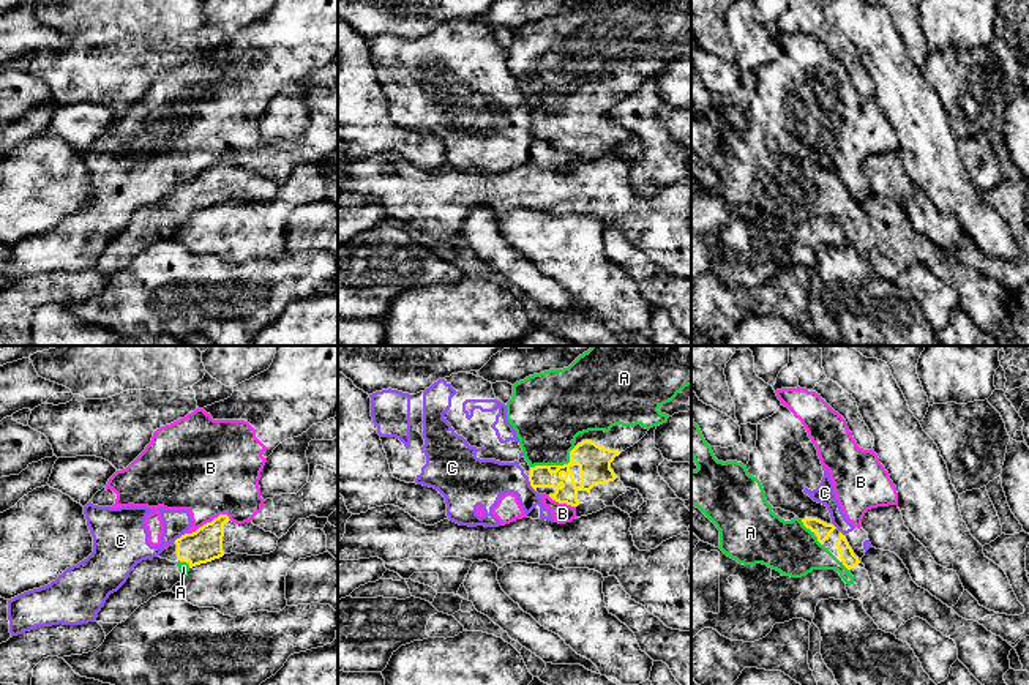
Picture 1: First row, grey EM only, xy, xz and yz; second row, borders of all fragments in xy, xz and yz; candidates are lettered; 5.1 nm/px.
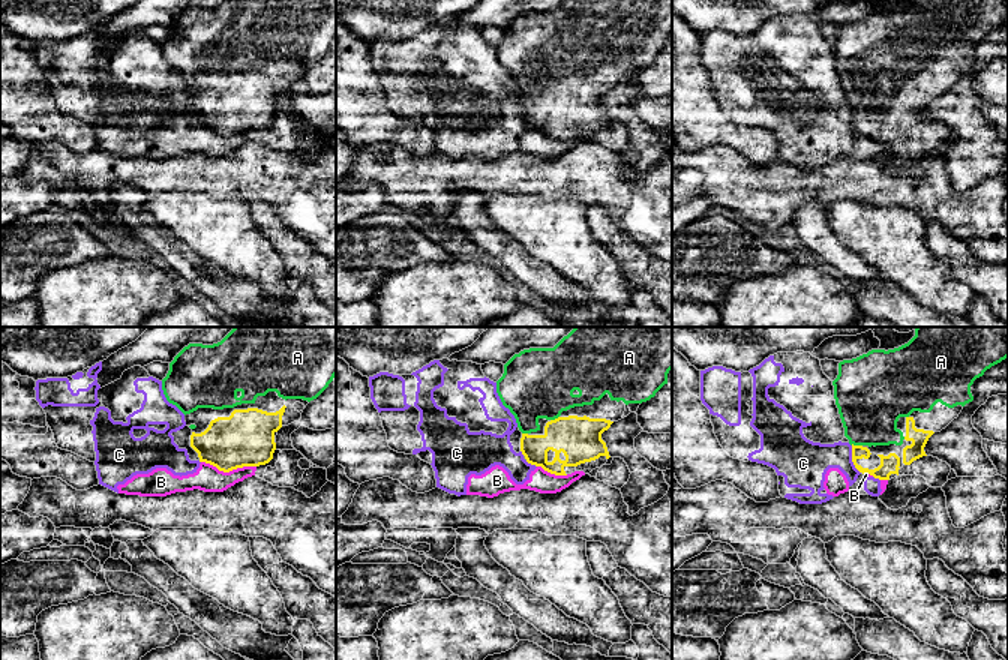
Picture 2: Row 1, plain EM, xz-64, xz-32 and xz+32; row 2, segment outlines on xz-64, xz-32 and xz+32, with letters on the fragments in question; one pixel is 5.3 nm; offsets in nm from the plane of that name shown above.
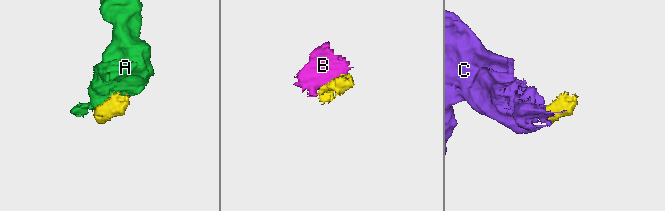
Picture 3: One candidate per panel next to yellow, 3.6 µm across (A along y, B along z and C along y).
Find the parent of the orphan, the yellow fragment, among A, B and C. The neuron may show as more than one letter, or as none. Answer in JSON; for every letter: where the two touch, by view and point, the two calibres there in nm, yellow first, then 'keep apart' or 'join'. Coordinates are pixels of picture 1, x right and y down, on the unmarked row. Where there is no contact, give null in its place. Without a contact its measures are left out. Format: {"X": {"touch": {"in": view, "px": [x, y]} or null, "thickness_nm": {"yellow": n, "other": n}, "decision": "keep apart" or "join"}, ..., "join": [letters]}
{"A": {"touch": {"in": "xz", "px": [556, 112]}, "thickness_nm": {"yellow": 170, "other": 340}, "decision": "join"}, "B": {"touch": {"in": "xy", "px": [209, 169]}, "thickness_nm": {"yellow": 170, "other": 440}, "decision": "keep apart"}, "C": {"touch": {"in": "xz", "px": [531, 131]}, "thickness_nm": {"yellow": 110, "other": 240}, "decision": "keep apart"}, "join": ["A"]}

